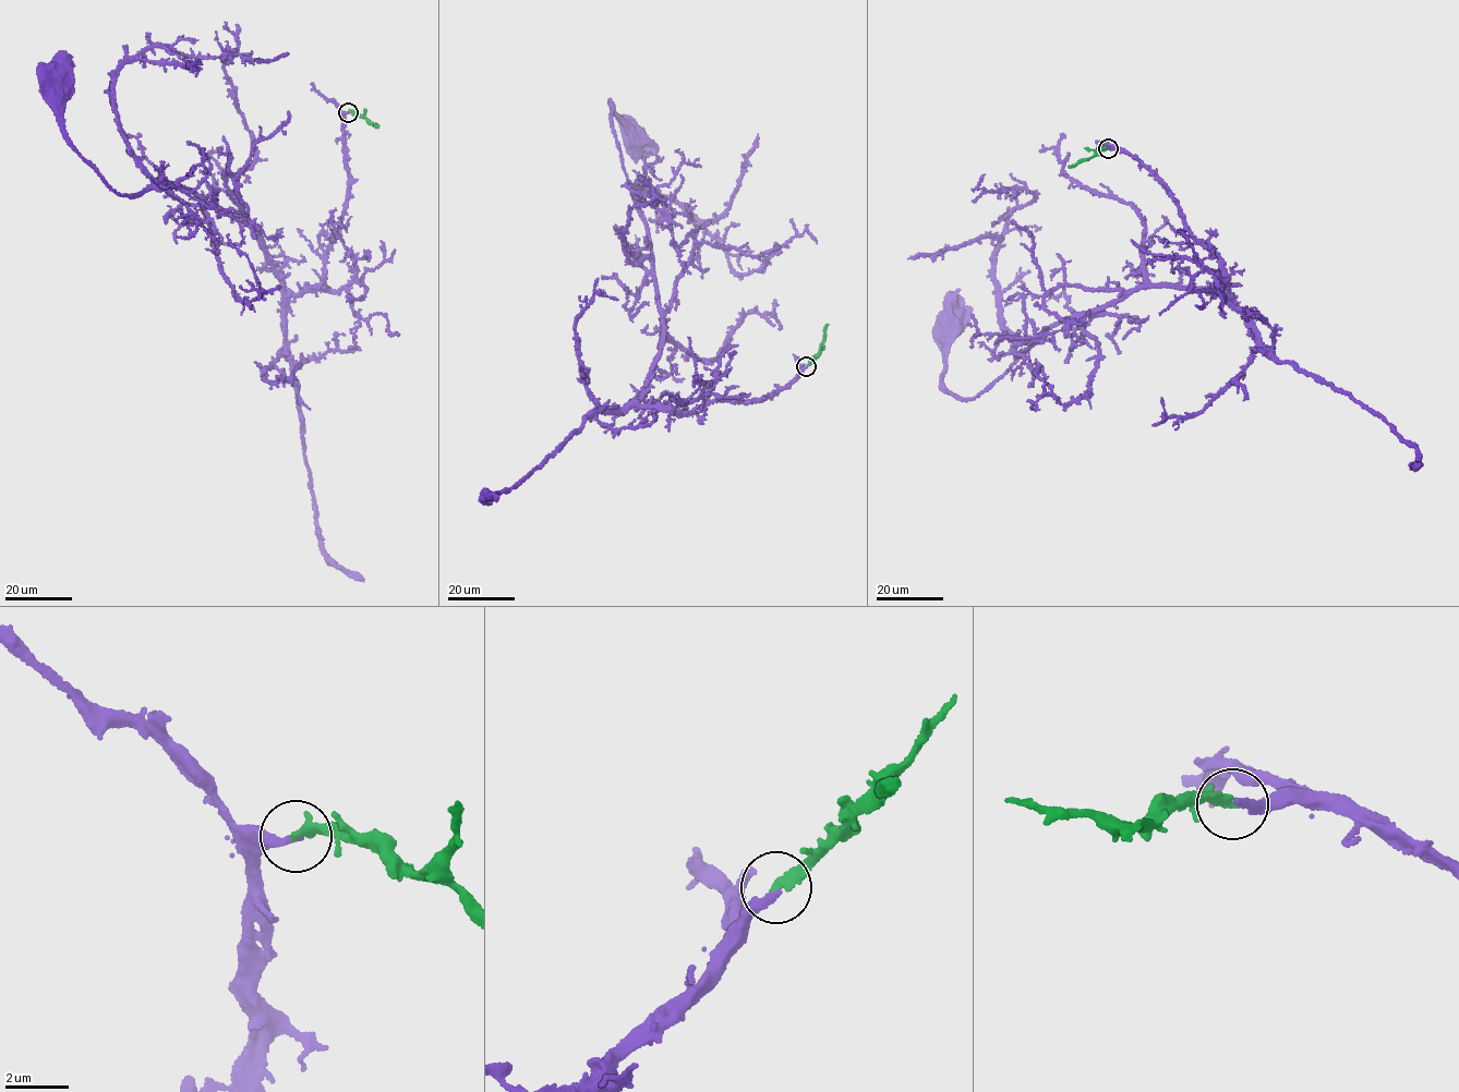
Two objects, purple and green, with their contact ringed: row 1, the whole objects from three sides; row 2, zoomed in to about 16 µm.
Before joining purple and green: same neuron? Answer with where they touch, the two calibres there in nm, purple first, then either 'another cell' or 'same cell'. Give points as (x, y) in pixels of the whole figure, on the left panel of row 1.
at (348, 112); 220 nm thick on the purple side, 280 nm on the other; same cell

